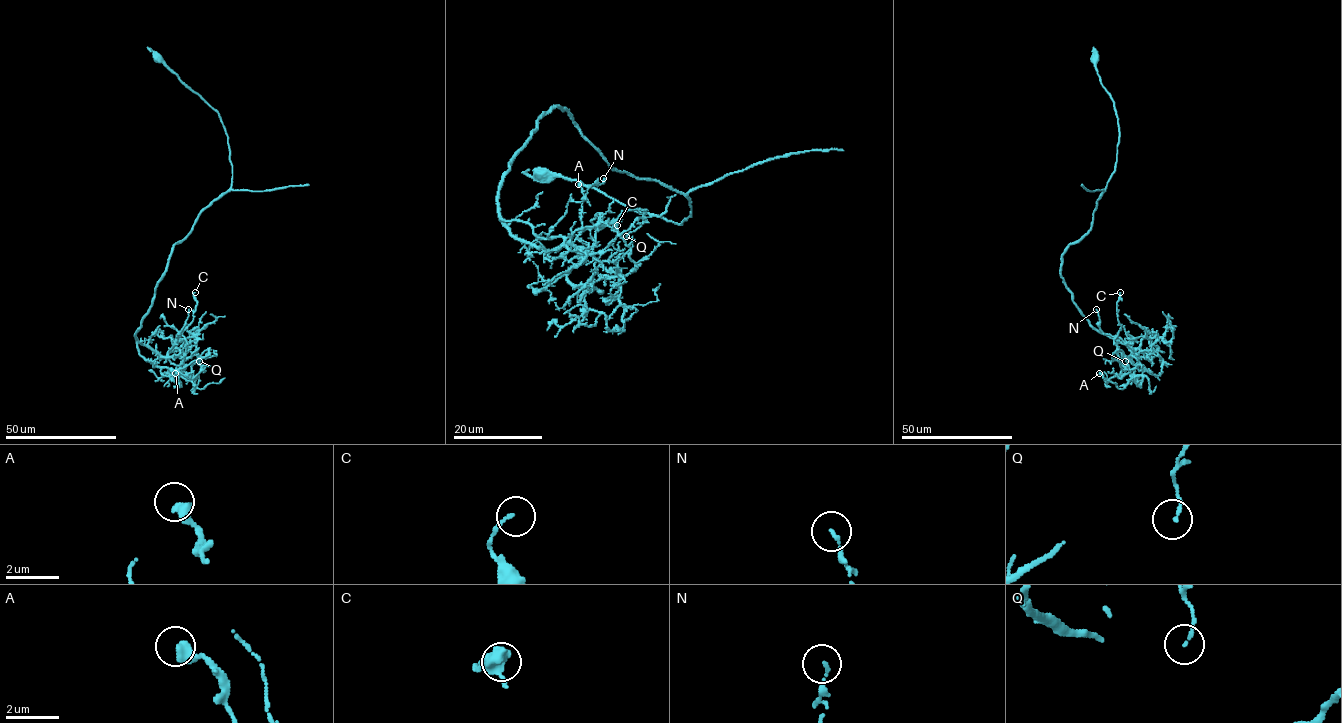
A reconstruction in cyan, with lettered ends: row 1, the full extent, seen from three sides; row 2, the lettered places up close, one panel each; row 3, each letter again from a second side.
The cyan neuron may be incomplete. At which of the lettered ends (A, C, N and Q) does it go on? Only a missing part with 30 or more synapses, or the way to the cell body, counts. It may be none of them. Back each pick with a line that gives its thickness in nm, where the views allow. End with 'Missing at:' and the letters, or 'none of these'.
Missing at: none of these

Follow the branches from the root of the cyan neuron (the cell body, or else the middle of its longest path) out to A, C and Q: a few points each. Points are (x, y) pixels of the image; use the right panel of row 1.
A: (1094, 58), (1117, 118), (1117, 161), (1060, 275), (1127, 367), (1107, 382), (1099, 373)
C: (1094, 58), (1117, 118), (1117, 161), (1060, 275), (1088, 323), (1125, 344), (1135, 365), (1113, 341), (1120, 292)
Q: (1094, 58), (1117, 118), (1117, 161), (1060, 275), (1088, 323), (1116, 340), (1122, 370), (1112, 355), (1125, 361)

